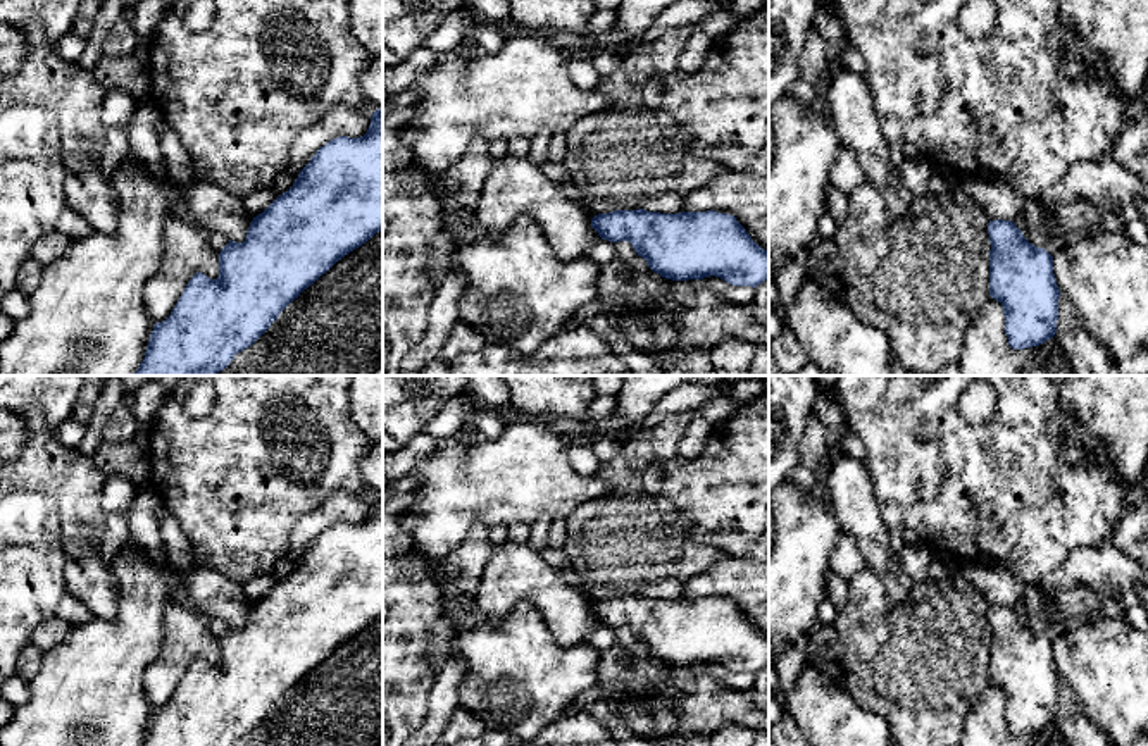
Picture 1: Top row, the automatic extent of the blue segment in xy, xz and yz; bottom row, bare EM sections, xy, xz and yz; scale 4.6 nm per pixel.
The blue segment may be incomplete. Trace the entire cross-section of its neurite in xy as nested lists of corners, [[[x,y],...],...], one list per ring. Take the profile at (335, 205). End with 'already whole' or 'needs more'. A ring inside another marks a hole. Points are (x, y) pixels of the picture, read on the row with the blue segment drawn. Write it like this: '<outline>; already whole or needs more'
[[[377,109],[376,112],[372,112],[371,126],[364,136],[360,138],[340,136],[340,138],[328,141],[324,146],[321,146],[315,152],[315,155],[310,159],[310,162],[300,171],[293,186],[283,195],[279,195],[262,214],[253,217],[243,243],[236,243],[229,239],[229,243],[219,253],[219,277],[217,279],[210,279],[202,272],[197,272],[190,279],[181,298],[172,308],[171,315],[165,320],[157,322],[153,326],[153,331],[150,334],[150,341],[145,351],[145,358],[140,364],[134,376],[215,376],[217,372],[224,370],[231,364],[236,353],[252,346],[271,327],[271,324],[279,317],[279,314],[295,298],[300,296],[303,289],[314,284],[338,260],[341,260],[345,255],[348,255],[355,248],[362,246],[379,231],[383,231],[383,109]]]; already whole

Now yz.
[[[989,221],[989,296],[1001,303],[1014,350],[1039,346],[1057,333],[1060,289],[1053,257],[1029,243],[1012,221]]]; already whole

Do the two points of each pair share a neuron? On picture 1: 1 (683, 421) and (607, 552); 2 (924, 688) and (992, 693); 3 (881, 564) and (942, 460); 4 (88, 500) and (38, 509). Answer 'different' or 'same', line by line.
1: same
2: different
3: different
4: different

